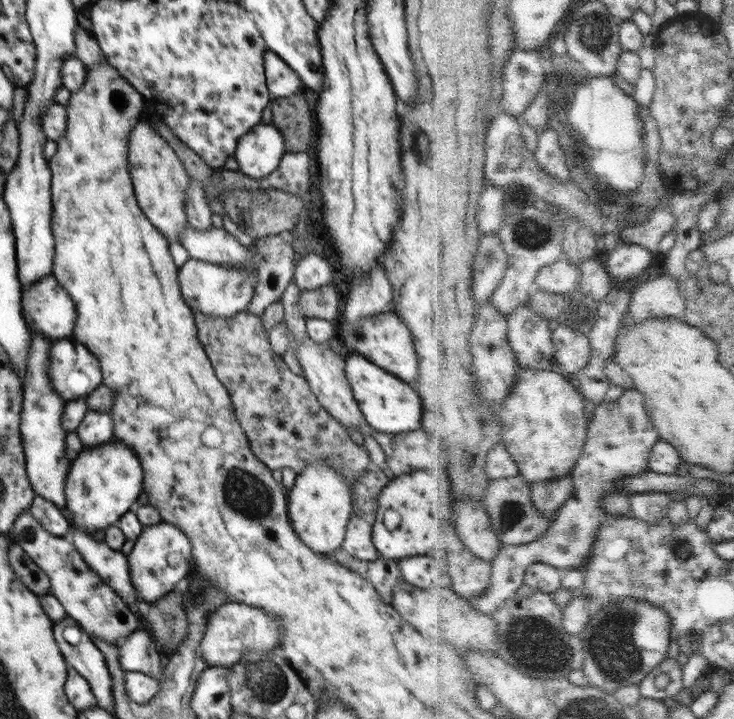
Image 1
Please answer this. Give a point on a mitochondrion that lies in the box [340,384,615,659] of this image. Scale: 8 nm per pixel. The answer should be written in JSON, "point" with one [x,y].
{"point":[510,514]}

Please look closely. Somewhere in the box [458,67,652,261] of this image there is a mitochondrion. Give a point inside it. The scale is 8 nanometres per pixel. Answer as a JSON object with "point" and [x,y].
{"point":[530,232]}

